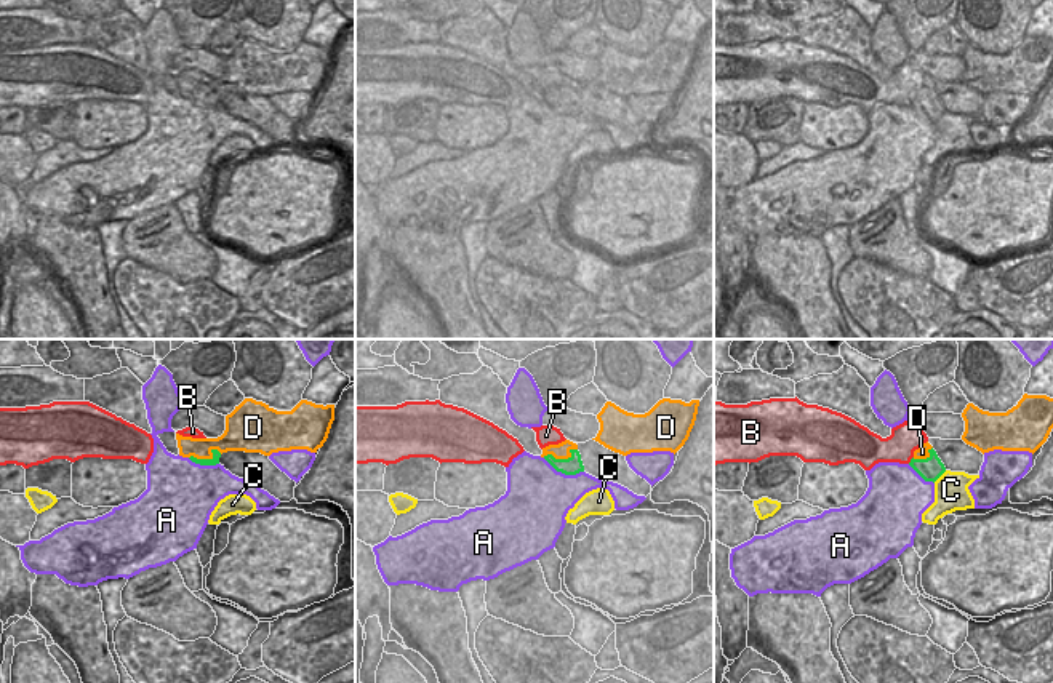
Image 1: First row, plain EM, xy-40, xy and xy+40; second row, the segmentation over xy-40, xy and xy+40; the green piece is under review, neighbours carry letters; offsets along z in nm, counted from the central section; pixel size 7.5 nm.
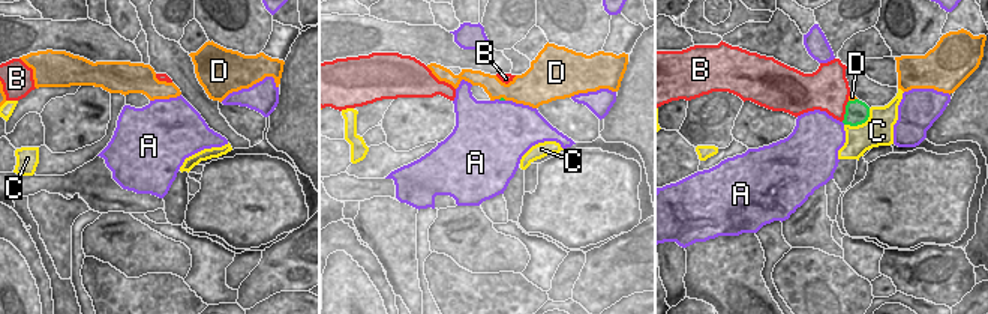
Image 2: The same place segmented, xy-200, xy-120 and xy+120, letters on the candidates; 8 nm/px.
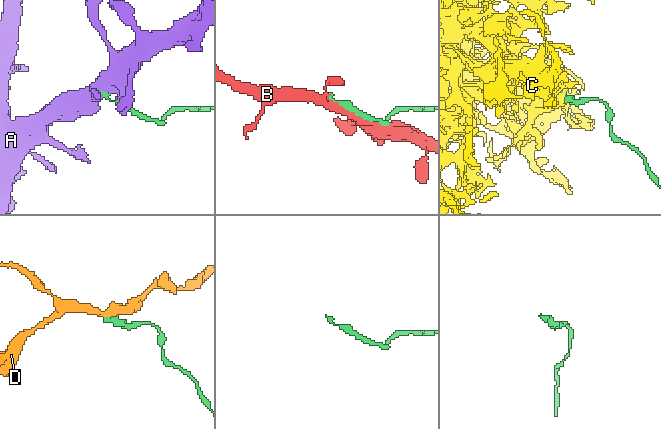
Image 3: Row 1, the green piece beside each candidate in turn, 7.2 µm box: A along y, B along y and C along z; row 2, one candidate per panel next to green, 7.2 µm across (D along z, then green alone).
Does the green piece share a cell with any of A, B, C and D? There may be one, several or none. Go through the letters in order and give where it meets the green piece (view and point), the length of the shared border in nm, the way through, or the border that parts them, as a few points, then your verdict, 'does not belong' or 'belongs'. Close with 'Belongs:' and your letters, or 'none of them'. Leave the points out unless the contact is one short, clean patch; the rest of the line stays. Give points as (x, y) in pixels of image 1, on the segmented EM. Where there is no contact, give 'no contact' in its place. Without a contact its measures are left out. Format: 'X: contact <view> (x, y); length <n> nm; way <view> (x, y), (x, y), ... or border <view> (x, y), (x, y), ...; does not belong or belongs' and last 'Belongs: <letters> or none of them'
A: contact xy (564, 472); length 340 nm; does not belong
B: contact xy+40 (911, 459); length 70 nm; does not belong
C: contact xy+40 (940, 475); length 140 nm; does not belong
D: contact xy-40 (207, 459); length 260 nm; border xy-40 (221, 453), (213, 450), (210, 458), (189, 458); does not belong
Belongs: none of them

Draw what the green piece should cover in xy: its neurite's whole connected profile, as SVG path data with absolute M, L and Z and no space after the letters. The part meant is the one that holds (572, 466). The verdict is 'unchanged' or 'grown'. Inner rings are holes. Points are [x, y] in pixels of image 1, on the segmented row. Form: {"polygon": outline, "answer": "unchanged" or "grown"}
{"polygon": "M570 449L571 456L568 459L555 459L552 454L544 456L544 459L557 470L565 475L576 475L584 472L581 454L578 449Z", "answer": "unchanged"}

